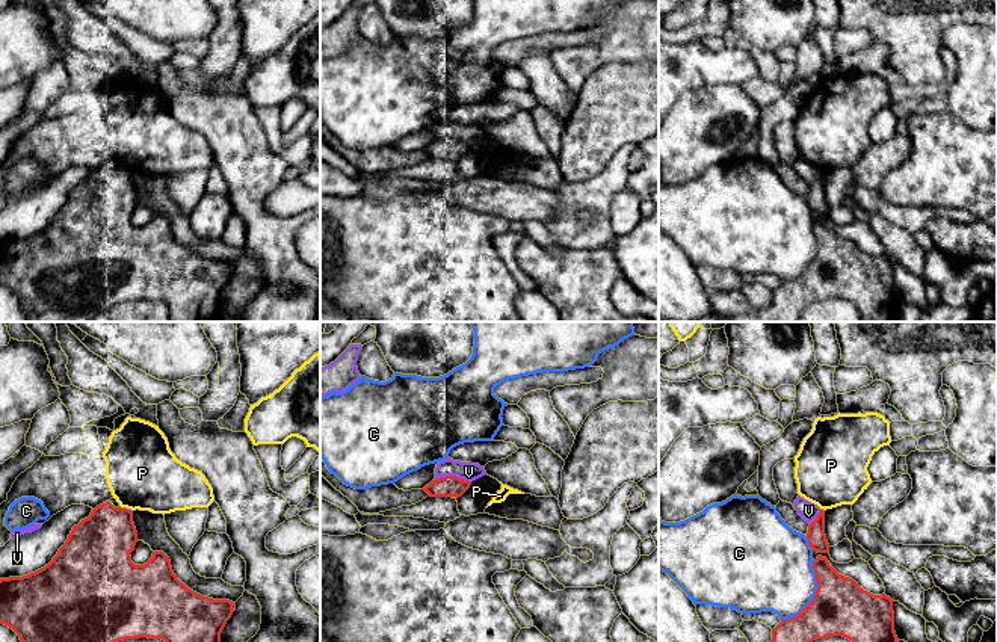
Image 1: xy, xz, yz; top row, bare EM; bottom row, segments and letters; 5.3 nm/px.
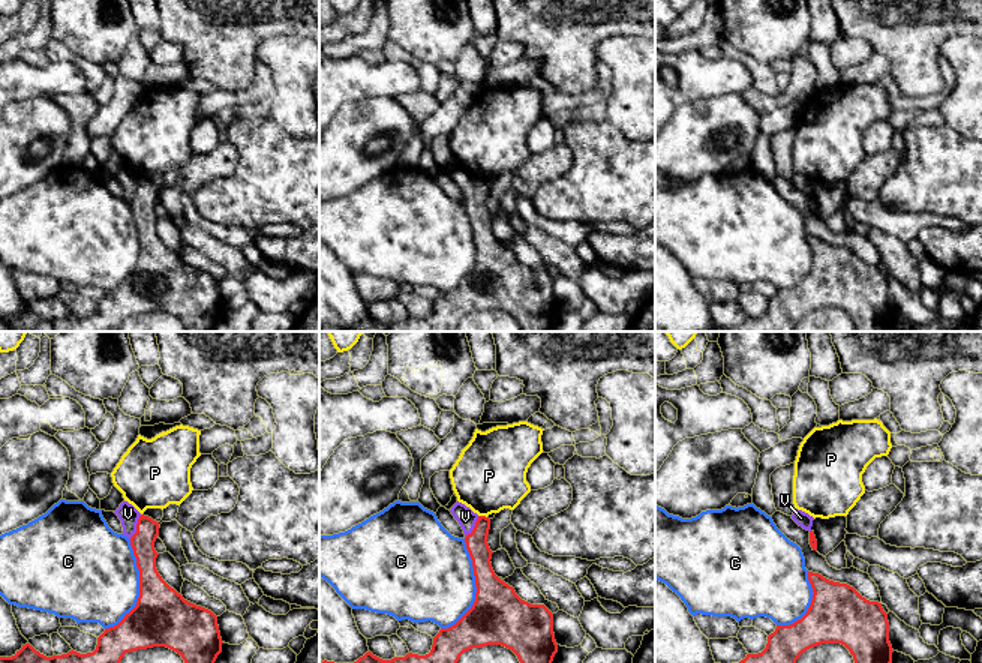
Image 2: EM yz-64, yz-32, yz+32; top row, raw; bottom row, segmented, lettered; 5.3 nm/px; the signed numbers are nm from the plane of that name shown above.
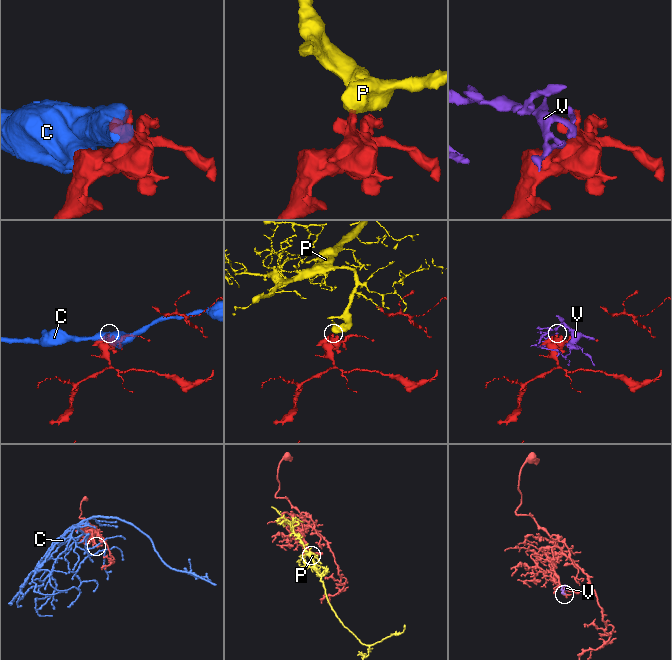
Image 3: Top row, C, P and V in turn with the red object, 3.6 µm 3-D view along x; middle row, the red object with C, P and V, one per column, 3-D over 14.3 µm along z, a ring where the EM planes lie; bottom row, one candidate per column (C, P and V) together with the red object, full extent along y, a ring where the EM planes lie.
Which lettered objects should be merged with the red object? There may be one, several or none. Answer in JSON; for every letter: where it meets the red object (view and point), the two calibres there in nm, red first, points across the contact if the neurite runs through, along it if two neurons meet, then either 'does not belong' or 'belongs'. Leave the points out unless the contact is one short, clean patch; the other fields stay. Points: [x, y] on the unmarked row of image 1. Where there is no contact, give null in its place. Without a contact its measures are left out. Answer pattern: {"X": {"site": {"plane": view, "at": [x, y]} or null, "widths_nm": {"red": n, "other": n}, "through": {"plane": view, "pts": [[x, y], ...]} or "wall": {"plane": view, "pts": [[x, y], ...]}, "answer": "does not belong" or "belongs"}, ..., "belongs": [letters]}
{"C": {"site": {"plane": "yz", "at": [814, 257]}, "widths_nm": {"red": 300, "other": 420}, "answer": "does not belong"}, "P": {"site": {"plane": "xy", "at": [124, 169]}, "widths_nm": {"red": 340, "other": 380}, "answer": "does not belong"}, "V": {"site": {"plane": "xz", "at": [453, 138]}, "widths_nm": {"red": 110, "other": 100}, "answer": "does not belong"}, "belongs": []}

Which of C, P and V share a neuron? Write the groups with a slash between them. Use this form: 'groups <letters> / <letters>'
groups C / P / V

